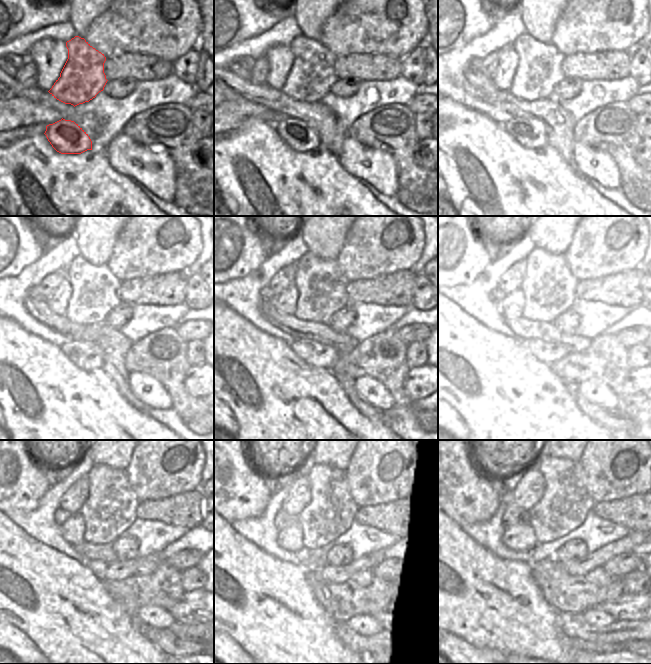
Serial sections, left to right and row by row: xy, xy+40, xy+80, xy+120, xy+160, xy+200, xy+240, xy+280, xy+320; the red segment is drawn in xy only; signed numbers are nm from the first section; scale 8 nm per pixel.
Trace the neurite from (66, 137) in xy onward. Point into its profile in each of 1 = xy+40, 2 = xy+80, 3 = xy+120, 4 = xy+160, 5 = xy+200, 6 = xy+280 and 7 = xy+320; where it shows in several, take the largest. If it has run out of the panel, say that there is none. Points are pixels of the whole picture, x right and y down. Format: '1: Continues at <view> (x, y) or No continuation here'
1: Continues at xy+40 (296, 134)
2: Continues at xy+80 (530, 134)
3: Continues at xy+120 (85, 355)
4: Continues at xy+160 (316, 354)
5: Continues at xy+200 (548, 353)
6: Continues at xy+280 (367, 568)
7: Continues at xy+320 (590, 567)

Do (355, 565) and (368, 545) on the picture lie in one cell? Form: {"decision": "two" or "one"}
{"decision": "two"}

